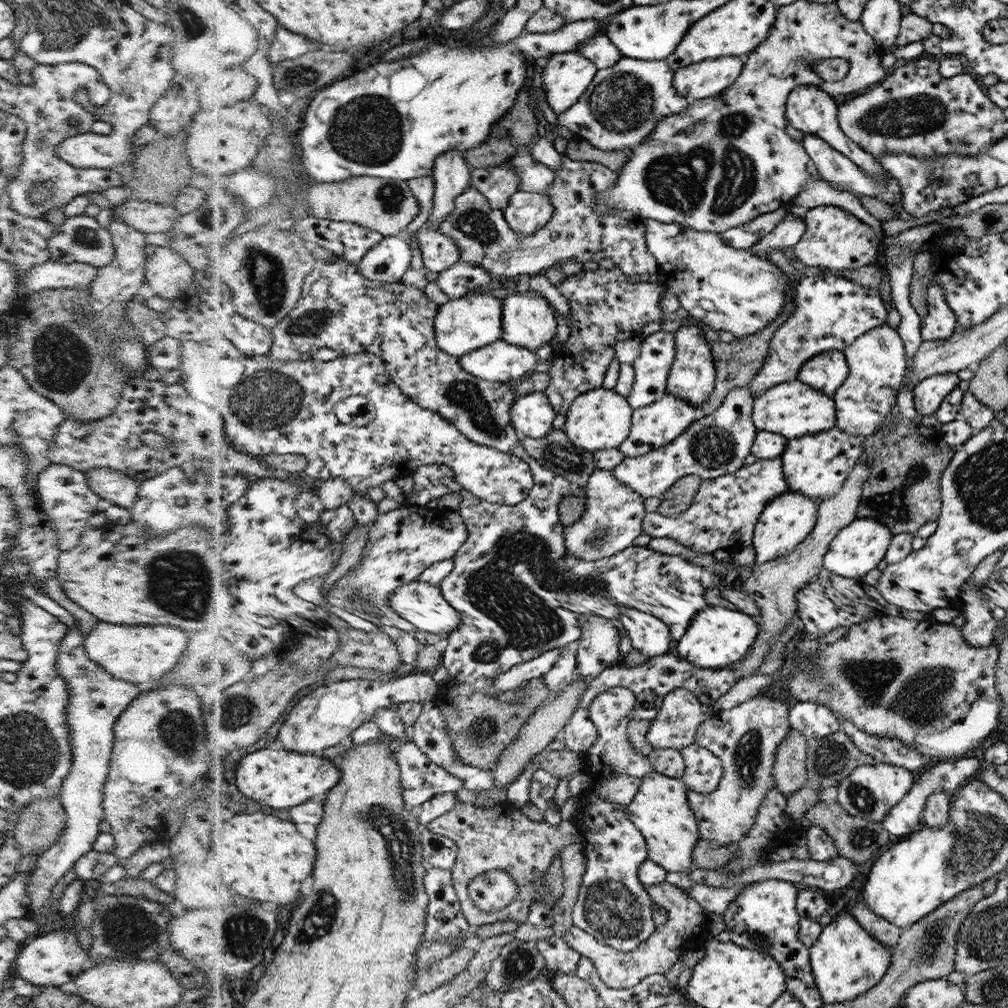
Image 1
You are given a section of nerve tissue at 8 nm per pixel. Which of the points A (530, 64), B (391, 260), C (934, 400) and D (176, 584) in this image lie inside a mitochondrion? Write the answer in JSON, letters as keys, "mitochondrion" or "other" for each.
{"A":"other","B":"other","C":"other","D":"mitochondrion"}

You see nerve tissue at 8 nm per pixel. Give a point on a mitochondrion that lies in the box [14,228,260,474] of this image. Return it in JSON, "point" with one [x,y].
{"point":[60,358]}

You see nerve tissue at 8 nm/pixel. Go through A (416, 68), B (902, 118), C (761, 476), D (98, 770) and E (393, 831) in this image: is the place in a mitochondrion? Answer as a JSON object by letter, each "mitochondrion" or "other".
{"A":"other","B":"mitochondrion","C":"other","D":"other","E":"mitochondrion"}

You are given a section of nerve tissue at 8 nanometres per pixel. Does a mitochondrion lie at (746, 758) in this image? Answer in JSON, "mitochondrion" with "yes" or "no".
{"mitochondrion":"yes"}

